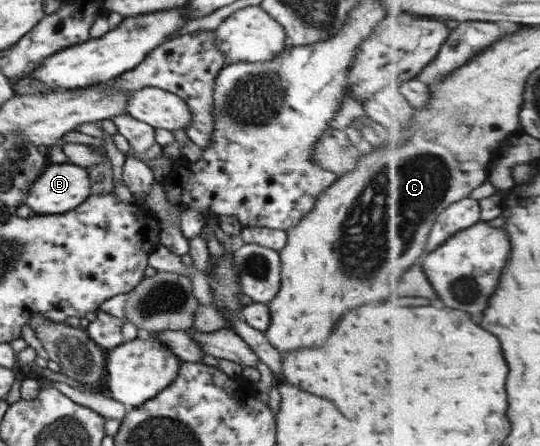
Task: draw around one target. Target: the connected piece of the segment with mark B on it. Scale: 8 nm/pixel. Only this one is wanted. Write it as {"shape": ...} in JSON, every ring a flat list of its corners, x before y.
{"shape":[[69,162,49,163,31,185,23,204,29,207,31,214,53,215,68,212,76,208,89,194,90,181,85,168]]}

